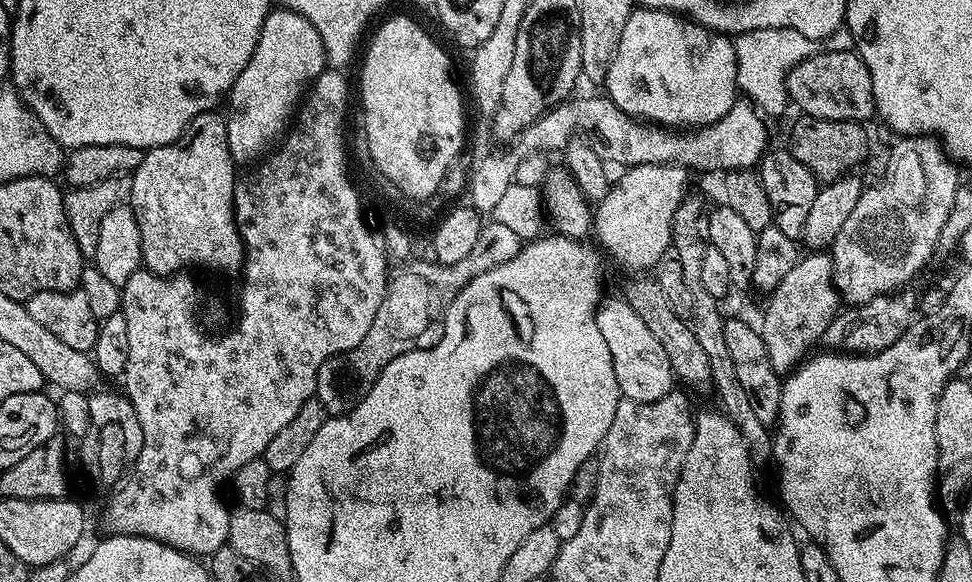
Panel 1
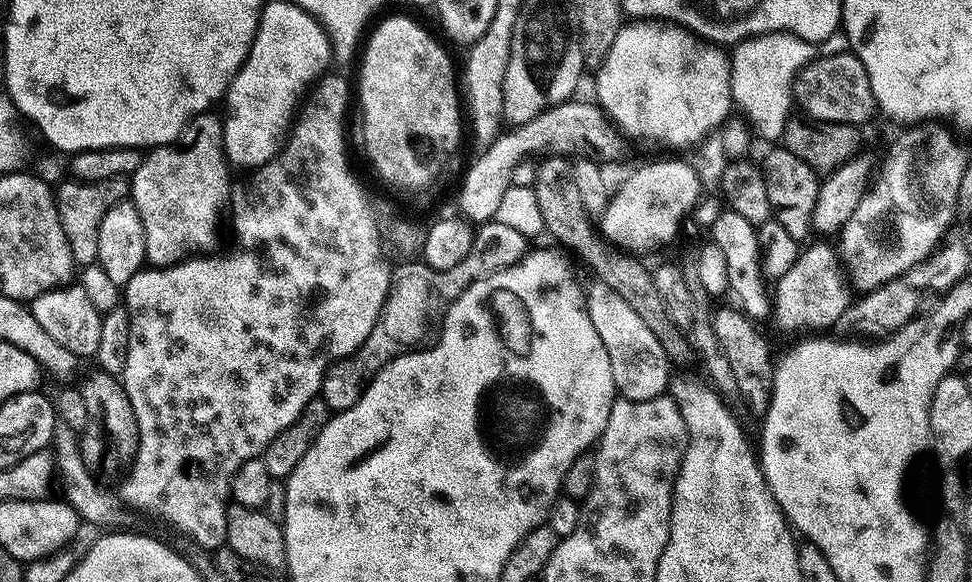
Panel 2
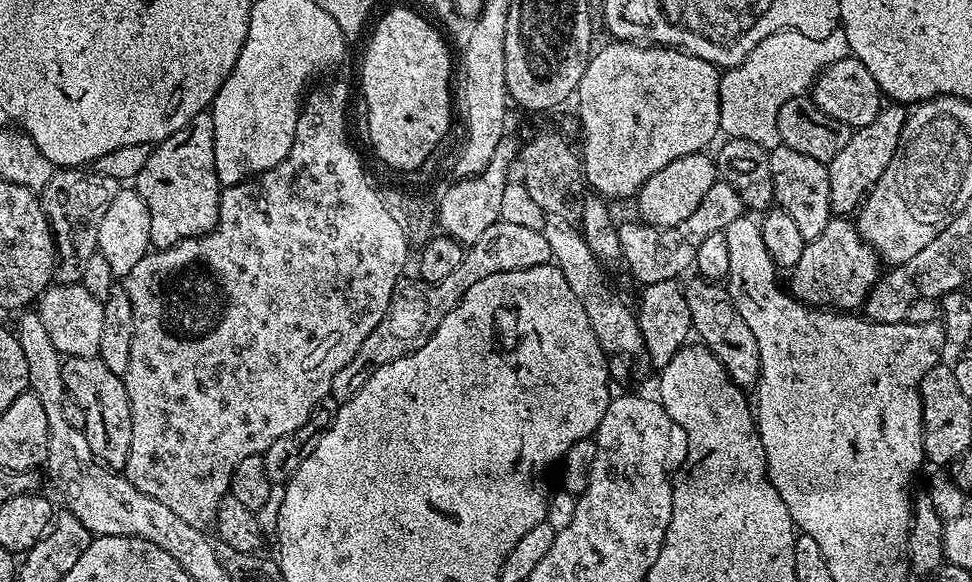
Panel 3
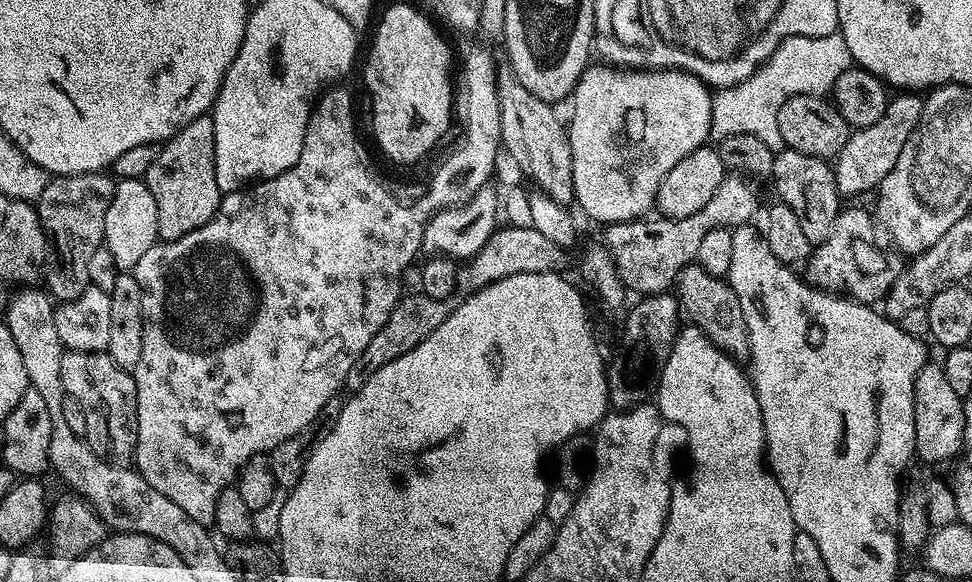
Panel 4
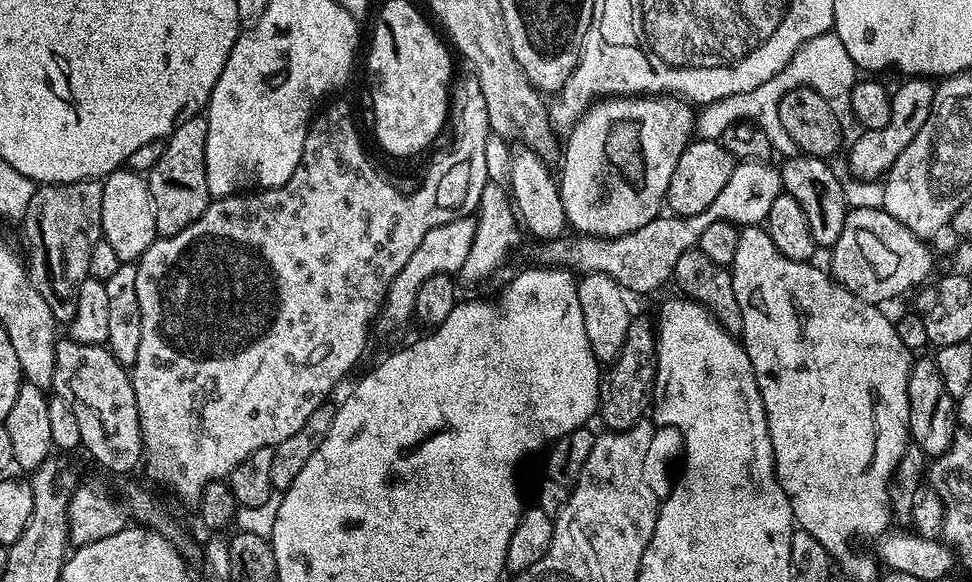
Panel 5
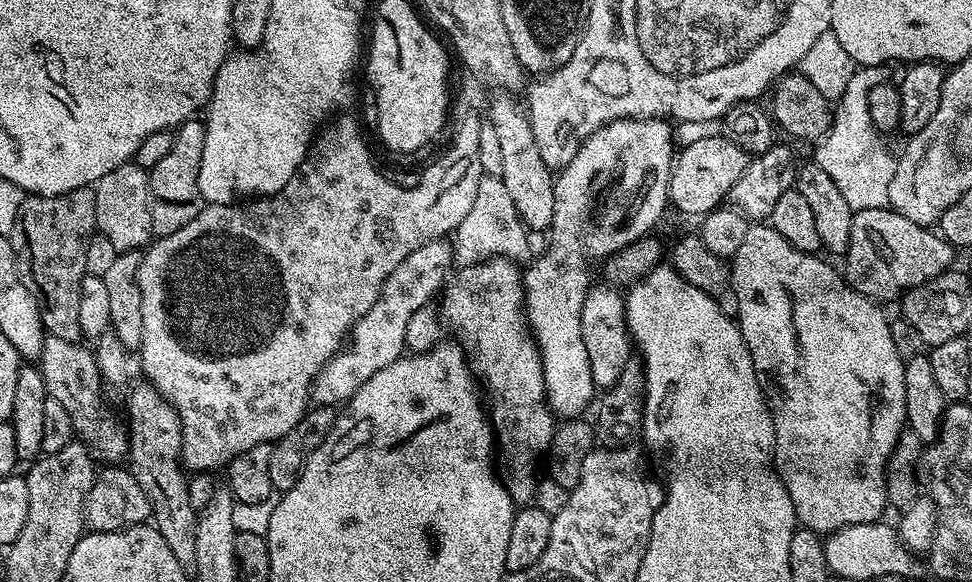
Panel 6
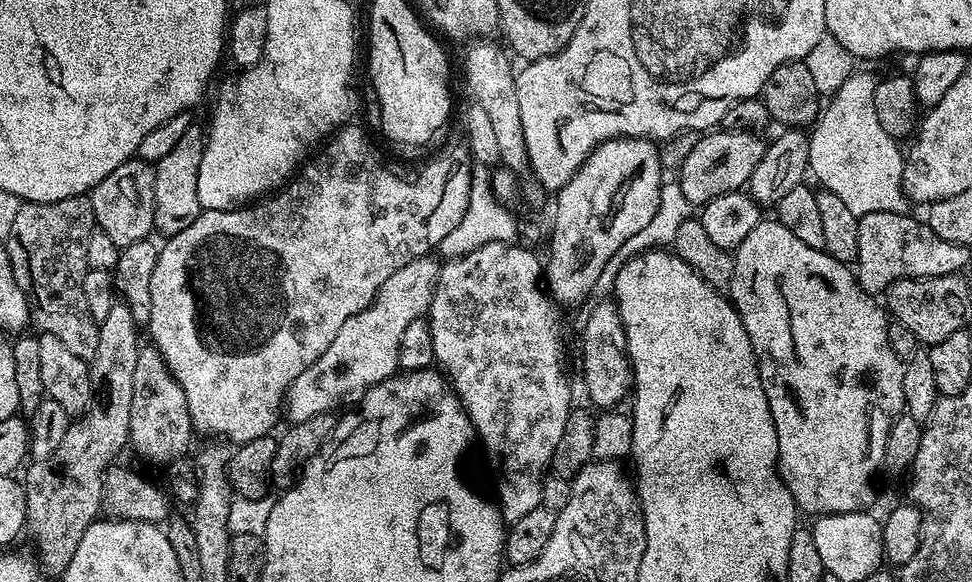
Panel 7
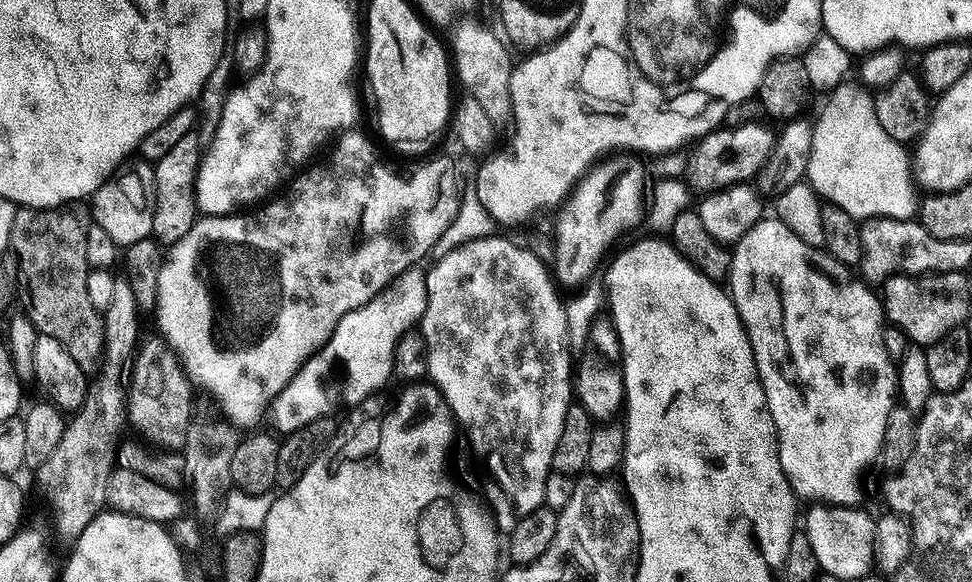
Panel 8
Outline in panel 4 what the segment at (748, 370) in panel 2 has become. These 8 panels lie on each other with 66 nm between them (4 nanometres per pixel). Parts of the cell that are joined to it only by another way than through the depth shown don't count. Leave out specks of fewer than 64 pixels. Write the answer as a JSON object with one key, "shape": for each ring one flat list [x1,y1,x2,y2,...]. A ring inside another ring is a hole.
{"shape":[[690,263,680,271,674,285,674,295,680,301,681,309,691,323,718,350,725,352,730,359,737,362,747,361,750,357,750,334,746,330,746,314,742,314,742,306,738,306,738,294,728,284,727,279,706,274,698,263]]}

